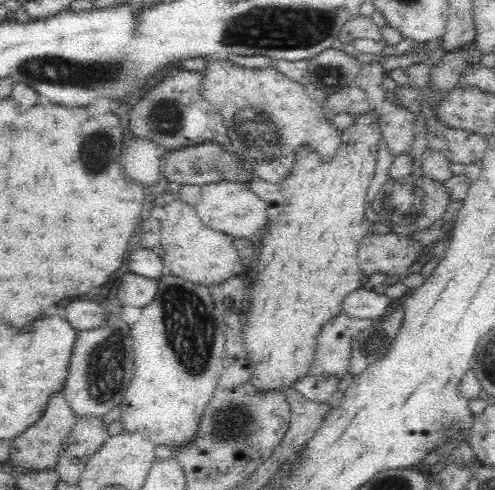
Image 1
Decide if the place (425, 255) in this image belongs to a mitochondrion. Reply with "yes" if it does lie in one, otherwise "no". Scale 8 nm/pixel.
no

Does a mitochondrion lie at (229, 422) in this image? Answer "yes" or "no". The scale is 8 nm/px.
yes

